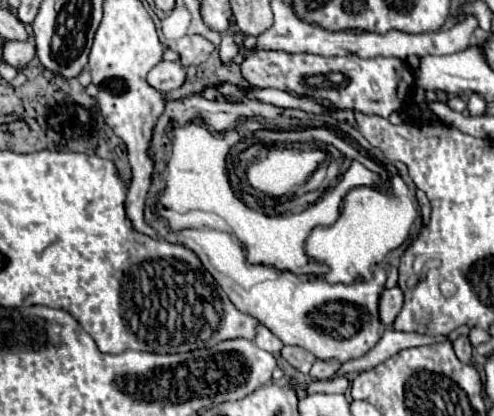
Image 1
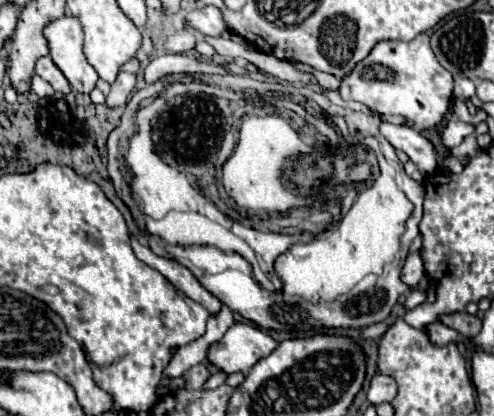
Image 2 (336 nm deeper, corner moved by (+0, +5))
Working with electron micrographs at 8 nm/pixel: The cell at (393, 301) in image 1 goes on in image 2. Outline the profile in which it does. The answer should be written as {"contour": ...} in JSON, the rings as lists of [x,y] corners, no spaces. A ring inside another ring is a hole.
{"contour":[[[411,252],[407,256],[407,262],[403,266],[403,272],[401,272],[401,280],[407,284],[407,286],[417,286],[417,282],[425,276],[425,268],[423,268],[423,260],[421,260],[421,254],[419,252]]]}

